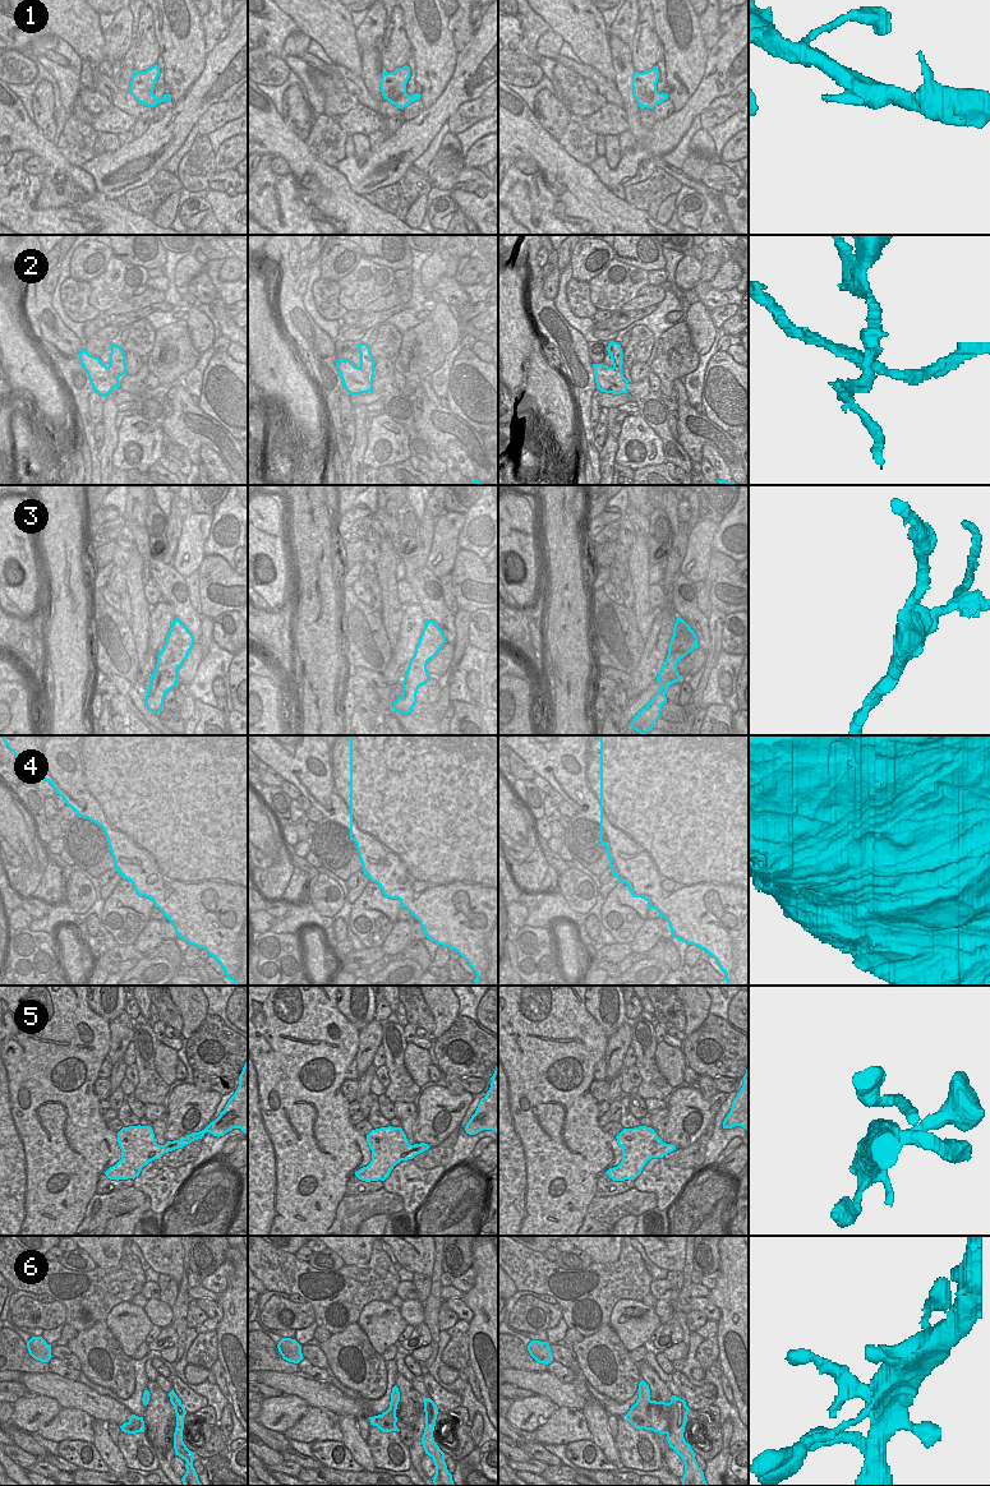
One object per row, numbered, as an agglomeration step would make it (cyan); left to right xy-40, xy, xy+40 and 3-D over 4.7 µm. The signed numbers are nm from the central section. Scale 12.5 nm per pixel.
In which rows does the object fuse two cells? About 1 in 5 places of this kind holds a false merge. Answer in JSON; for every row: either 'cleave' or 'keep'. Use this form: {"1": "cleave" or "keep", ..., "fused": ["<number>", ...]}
{"1": "keep", "2": "cleave", "3": "cleave", "4": "keep", "5": "keep", "6": "keep", "fused": ["2", "3"]}

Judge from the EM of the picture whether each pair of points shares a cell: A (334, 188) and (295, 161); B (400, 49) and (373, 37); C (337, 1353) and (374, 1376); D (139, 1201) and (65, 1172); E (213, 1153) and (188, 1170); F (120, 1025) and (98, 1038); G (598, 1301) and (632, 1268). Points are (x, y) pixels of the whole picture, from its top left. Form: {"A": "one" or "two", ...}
{"A": "one", "B": "two", "C": "one", "D": "two", "E": "two", "F": "two", "G": "one"}

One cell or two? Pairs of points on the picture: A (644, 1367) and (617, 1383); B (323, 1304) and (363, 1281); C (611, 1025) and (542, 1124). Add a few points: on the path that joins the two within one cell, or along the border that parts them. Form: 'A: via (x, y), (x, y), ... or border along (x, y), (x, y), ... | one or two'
A: border along (638, 1364), (641, 1379) | two
B: via (334, 1301), (353, 1287) | one
C: border along (586, 1010), (608, 1037) | two

